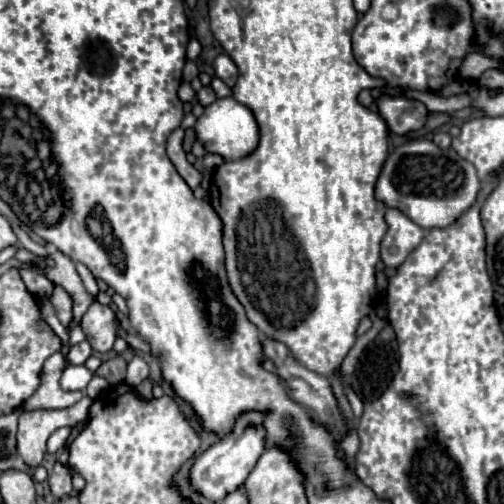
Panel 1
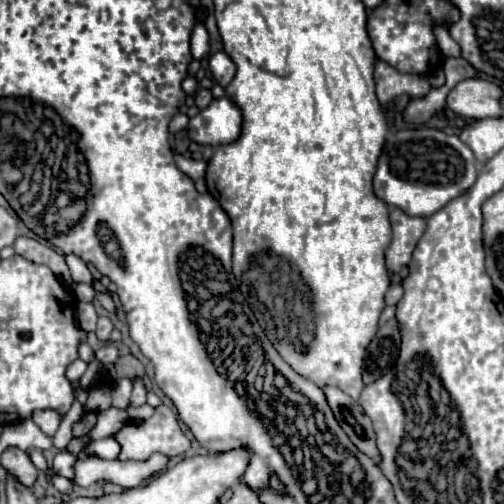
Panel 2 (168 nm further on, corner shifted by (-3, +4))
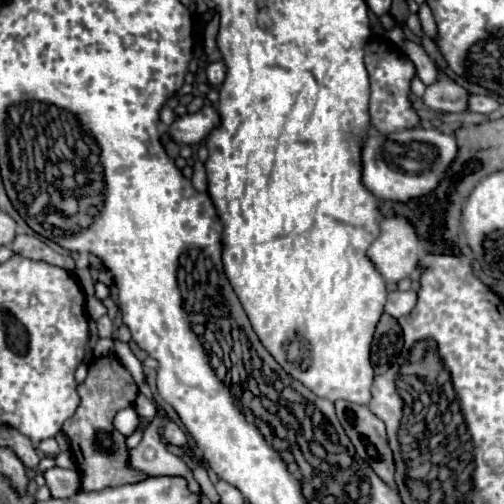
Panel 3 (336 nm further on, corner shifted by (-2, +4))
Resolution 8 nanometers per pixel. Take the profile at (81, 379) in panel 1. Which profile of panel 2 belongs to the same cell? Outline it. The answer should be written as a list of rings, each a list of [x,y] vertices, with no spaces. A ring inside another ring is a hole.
[[[77,358],[69,368],[67,368],[67,378],[71,380],[71,382],[75,382],[75,380],[79,380],[81,376],[83,376],[83,372],[85,372],[85,368],[87,368],[87,364],[81,360],[81,358]]]

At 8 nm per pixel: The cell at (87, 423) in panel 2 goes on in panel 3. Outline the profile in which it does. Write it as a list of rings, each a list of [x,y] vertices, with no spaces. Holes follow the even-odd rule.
[[[102,356],[88,366],[88,376],[82,384],[76,386],[76,392],[80,396],[80,404],[74,416],[64,422],[62,432],[70,438],[70,450],[72,456],[76,458],[82,476],[82,488],[90,492],[144,480],[146,476],[126,468],[128,462],[128,448],[124,444],[126,436],[116,432],[112,426],[114,414],[122,408],[132,406],[138,396],[138,386],[134,384],[130,372],[120,364],[116,356]]]

